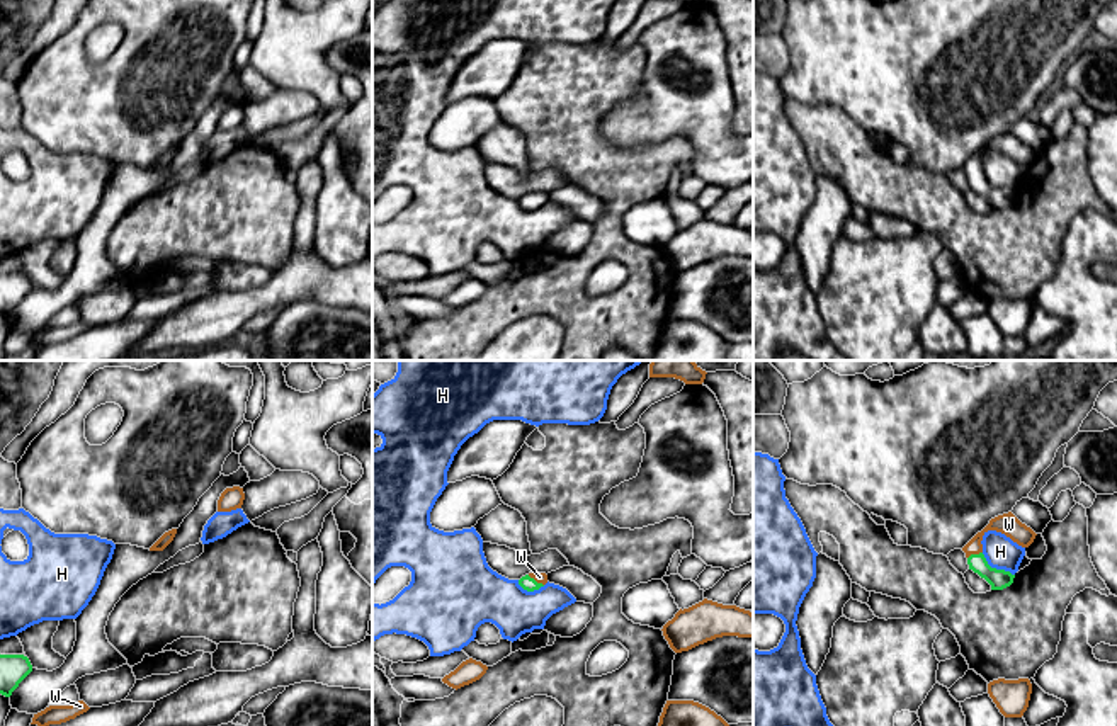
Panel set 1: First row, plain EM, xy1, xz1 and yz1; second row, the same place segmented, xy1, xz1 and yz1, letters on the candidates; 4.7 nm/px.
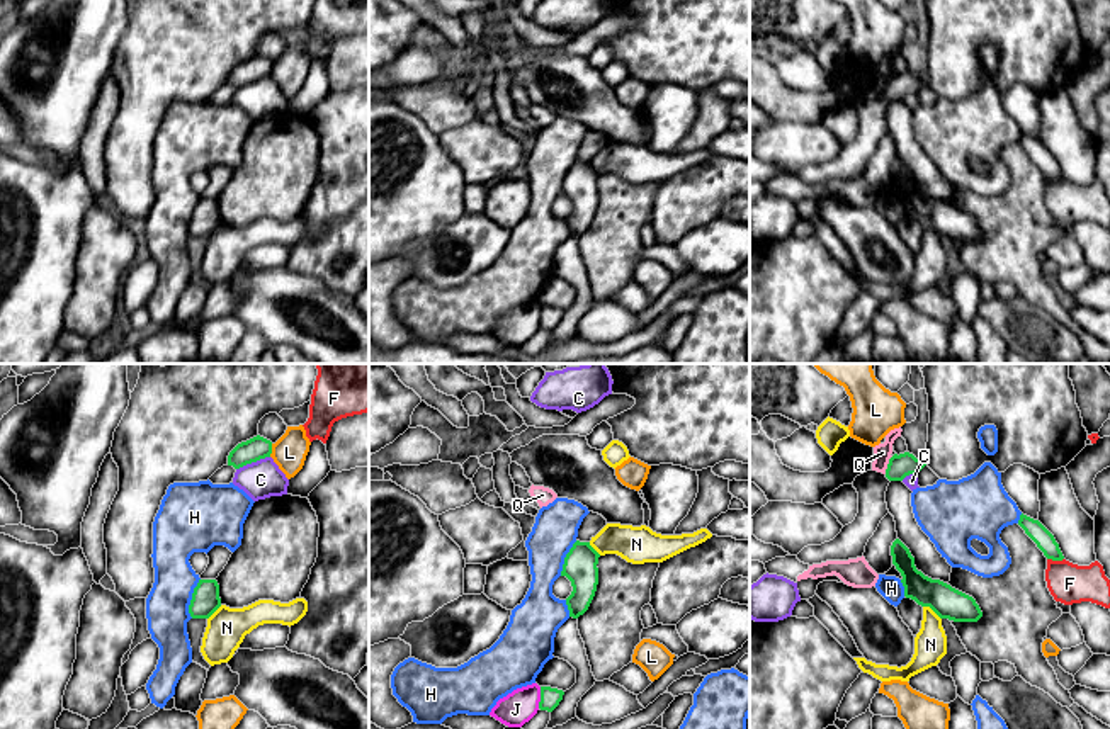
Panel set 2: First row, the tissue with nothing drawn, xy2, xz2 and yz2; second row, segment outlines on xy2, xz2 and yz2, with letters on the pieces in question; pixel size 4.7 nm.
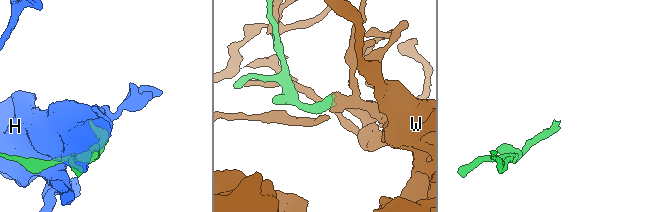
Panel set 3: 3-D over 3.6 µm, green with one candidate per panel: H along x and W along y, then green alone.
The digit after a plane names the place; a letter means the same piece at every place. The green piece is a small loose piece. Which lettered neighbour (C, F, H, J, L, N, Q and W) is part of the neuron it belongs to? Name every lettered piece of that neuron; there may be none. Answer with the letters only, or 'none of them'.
W

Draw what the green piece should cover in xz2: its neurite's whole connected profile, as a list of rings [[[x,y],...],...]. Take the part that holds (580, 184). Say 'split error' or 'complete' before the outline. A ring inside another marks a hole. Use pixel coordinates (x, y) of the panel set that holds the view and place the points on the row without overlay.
complete; [[[576,160],[564,177],[561,195],[571,201],[573,211],[566,218],[569,236],[583,235],[597,211],[598,204],[598,177],[600,173],[590,161]]]

